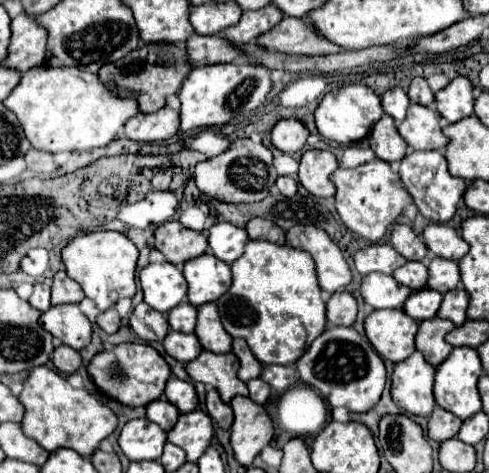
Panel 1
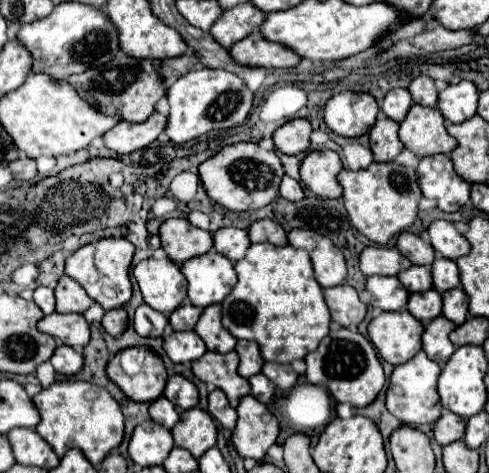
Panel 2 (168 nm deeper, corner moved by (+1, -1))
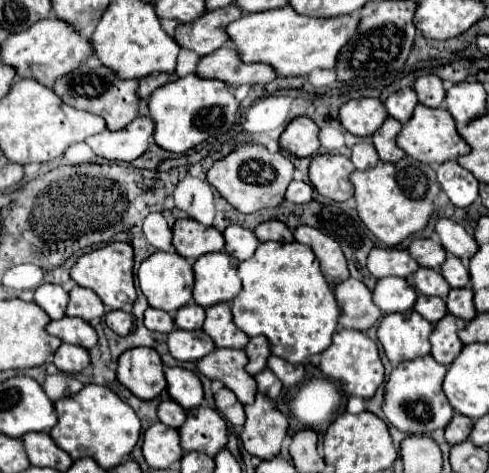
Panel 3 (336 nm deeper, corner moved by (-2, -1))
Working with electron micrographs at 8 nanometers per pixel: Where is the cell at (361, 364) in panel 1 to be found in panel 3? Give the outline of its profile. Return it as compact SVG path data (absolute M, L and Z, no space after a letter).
M355 330L335 332L333 344L321 354L321 372L329 380L339 382L341 390L347 396L371 398L383 382L383 362L379 358L377 344L369 336L365 336L363 332L355 332Z

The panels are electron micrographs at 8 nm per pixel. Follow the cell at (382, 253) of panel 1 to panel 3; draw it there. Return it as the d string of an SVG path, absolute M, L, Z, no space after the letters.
M375 246L369 254L367 268L375 278L385 278L385 276L407 278L409 274L419 270L419 264L411 258L411 254L407 250Z

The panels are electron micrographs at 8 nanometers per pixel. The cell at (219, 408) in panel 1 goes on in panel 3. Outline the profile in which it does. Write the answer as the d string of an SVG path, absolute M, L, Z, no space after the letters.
M221 388L215 394L215 404L219 414L229 420L235 428L241 428L245 424L245 412L243 412L243 404L235 398L235 394L229 388Z

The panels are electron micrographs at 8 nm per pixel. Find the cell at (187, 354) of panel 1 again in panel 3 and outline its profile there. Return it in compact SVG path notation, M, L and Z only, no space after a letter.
M177 330L169 334L169 350L171 356L181 362L197 362L209 352L213 352L215 344L203 330Z

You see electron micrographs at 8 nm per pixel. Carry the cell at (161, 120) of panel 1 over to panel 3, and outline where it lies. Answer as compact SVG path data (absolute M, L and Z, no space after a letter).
M137 118L129 126L117 132L101 132L85 142L91 146L91 150L107 160L121 160L121 162L131 162L139 158L149 142L151 142L151 132L153 132L153 122L149 118Z

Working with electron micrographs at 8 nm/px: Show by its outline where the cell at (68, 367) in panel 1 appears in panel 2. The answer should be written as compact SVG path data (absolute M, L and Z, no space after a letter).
M64 344L54 350L54 356L50 358L50 362L52 362L54 370L64 376L74 376L84 366L82 354L76 348L70 348Z

